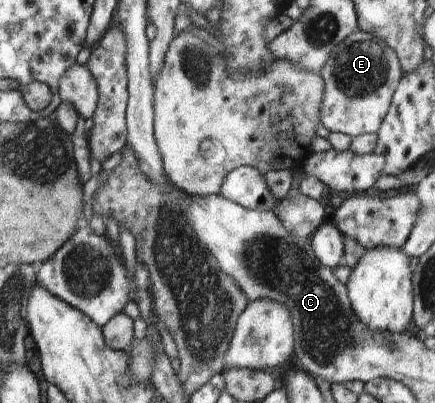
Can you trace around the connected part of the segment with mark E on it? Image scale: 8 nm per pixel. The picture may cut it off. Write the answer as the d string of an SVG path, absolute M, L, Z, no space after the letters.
M358 27L333 48L319 74L324 81L320 122L331 132L341 132L354 138L359 134L376 133L404 72L396 53L382 39Z

